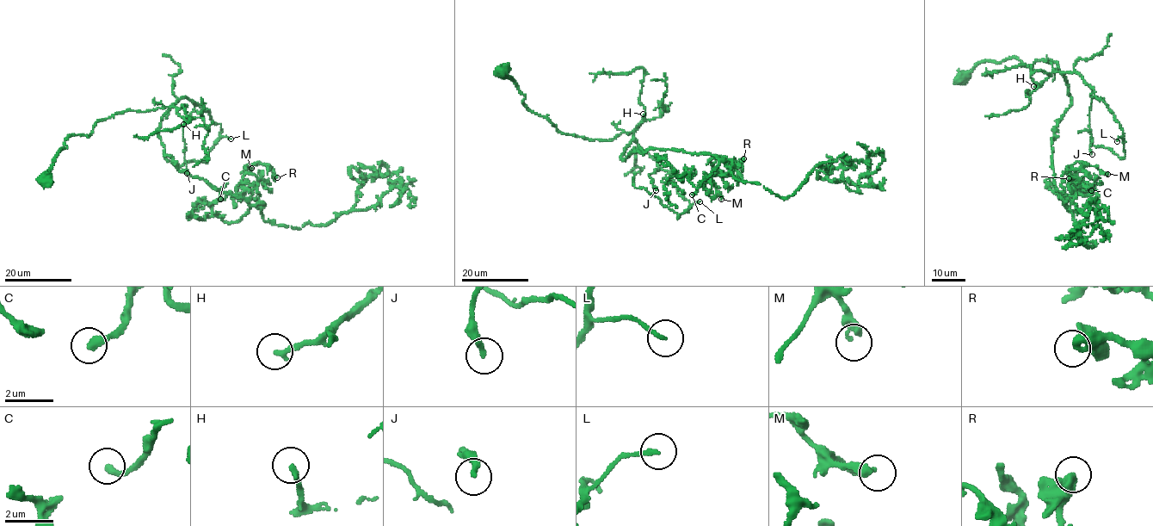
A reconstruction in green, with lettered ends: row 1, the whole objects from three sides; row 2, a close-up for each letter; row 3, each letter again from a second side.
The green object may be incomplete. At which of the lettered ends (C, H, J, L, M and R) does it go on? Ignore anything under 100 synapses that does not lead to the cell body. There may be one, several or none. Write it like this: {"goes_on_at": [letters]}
{"goes_on_at": []}

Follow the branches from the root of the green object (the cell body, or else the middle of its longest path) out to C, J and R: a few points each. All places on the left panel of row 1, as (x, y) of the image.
C: (46, 180), (69, 136), (116, 114), (172, 105), (157, 133), (176, 168), (262, 207), (250, 190), (220, 199)
J: (46, 180), (69, 136), (90, 134), (116, 114), (186, 97), (194, 106), (183, 126), (187, 173)
R: (46, 180), (69, 136), (172, 105), (157, 133), (179, 170), (261, 209), (245, 166), (277, 177)

